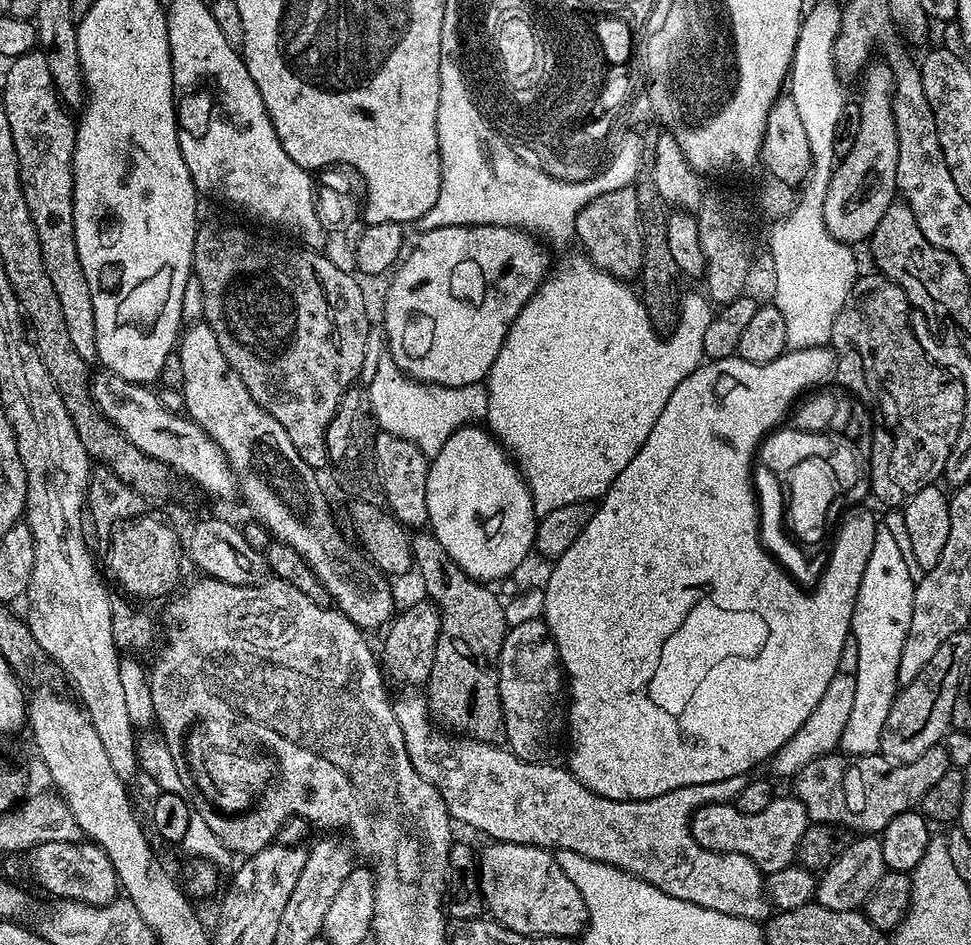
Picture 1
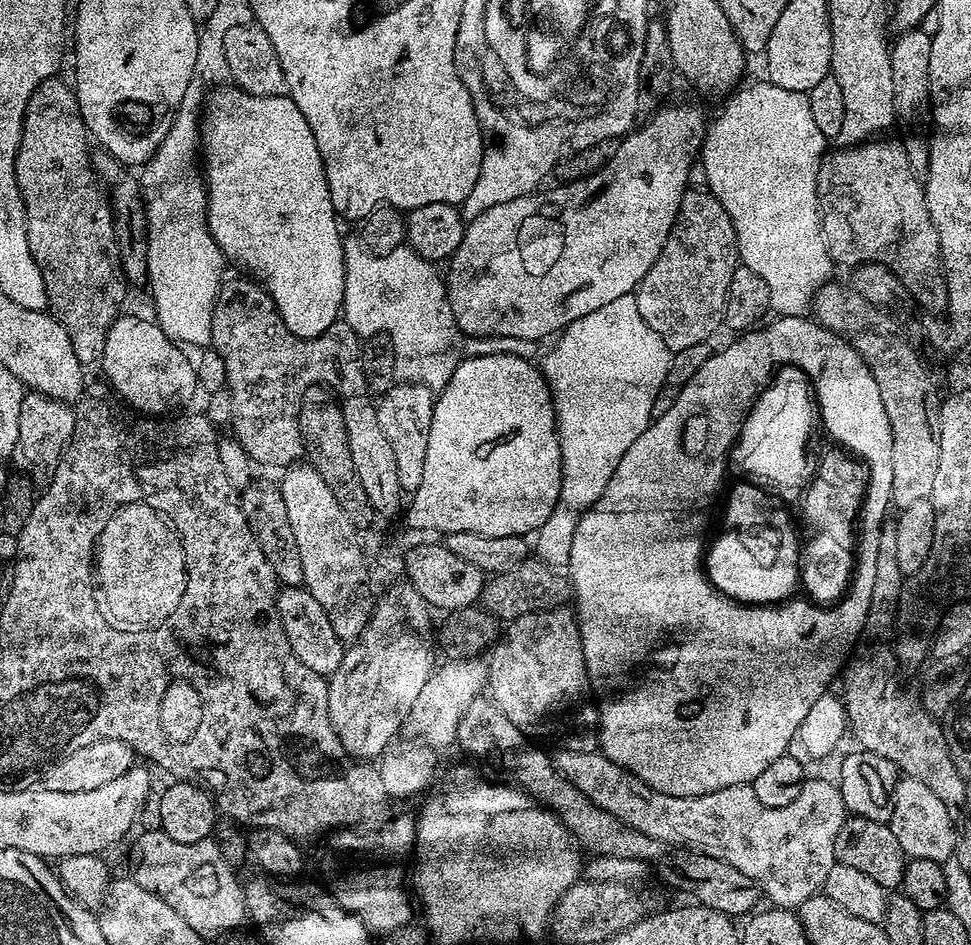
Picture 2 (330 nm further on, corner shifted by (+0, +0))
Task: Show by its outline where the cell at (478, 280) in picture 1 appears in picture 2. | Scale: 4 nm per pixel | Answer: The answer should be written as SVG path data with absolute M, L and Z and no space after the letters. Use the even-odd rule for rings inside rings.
M680 104L677 108L668 107L657 108L651 116L643 121L644 125L637 132L629 131L627 133L629 136L616 144L616 152L610 158L610 162L606 162L594 174L584 176L569 184L561 183L556 186L560 188L545 187L543 190L530 193L529 196L513 198L510 202L490 206L490 210L478 214L478 218L467 221L462 246L458 246L458 250L446 264L446 268L449 268L448 276L446 272L446 287L450 310L454 314L458 326L467 336L505 336L506 338L530 338L544 342L547 341L547 336L555 337L563 332L566 326L570 326L570 322L574 322L586 314L591 314L593 310L598 310L609 302L614 302L614 298L622 298L635 293L642 278L646 278L650 266L654 266L658 254L662 254L662 246L666 246L666 238L674 226L684 193L690 188L688 175L692 172L692 164L694 168L700 148L704 144L706 119L704 120L703 110L695 108L692 104Z

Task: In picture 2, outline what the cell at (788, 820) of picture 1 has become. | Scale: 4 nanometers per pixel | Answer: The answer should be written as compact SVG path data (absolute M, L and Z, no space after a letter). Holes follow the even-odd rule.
M557 751L554 756L556 769L594 806L606 810L606 814L614 814L626 826L640 830L650 838L658 838L658 842L666 842L673 848L689 848L695 852L704 852L707 856L718 858L722 862L730 862L734 870L742 870L746 878L750 878L760 887L761 893L768 896L773 905L789 910L799 909L806 898L817 895L826 882L826 874L836 862L834 842L838 838L838 830L844 825L846 809L839 787L828 780L805 779L802 790L794 802L787 806L762 806L754 794L751 784L735 784L726 786L726 790L714 790L701 796L675 796L662 794L646 782L639 780L634 774L627 772L622 766L606 759L603 752L566 752Z

